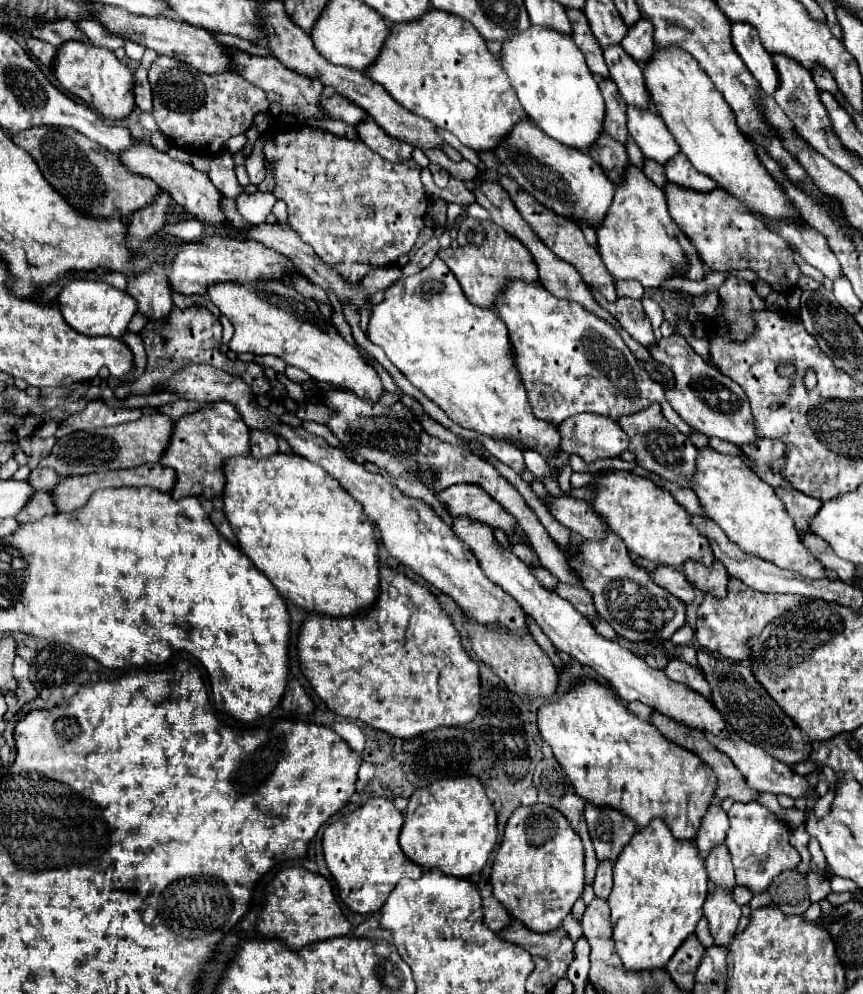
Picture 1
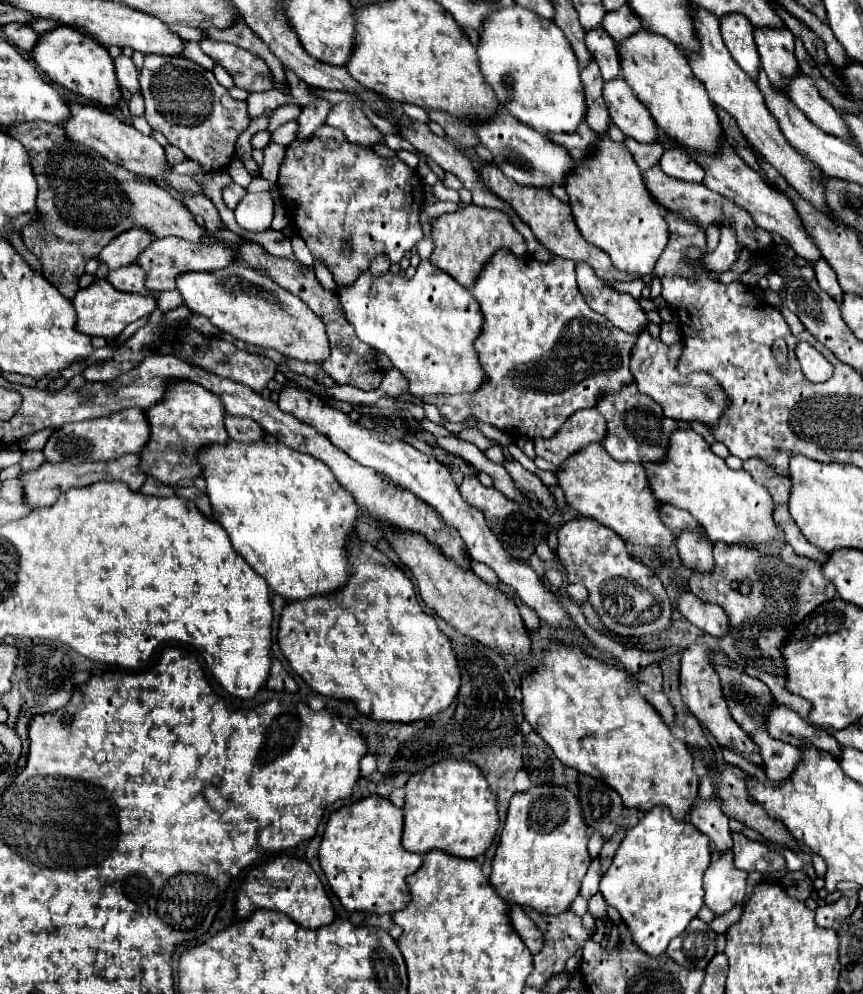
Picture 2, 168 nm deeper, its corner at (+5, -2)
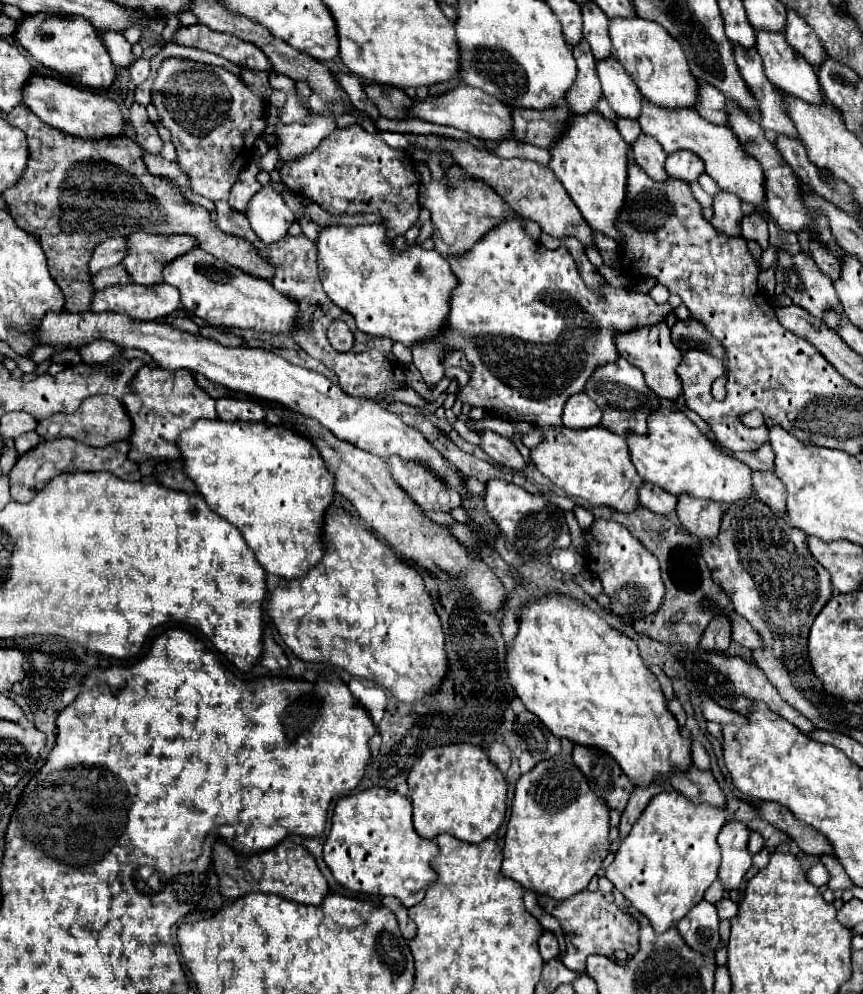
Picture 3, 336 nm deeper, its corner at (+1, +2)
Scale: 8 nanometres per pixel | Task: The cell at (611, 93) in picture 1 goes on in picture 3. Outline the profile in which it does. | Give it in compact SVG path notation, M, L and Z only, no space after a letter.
M581 40L579 46L573 48L573 56L577 60L577 80L567 92L567 102L571 104L571 110L575 114L589 114L597 110L597 102L601 98L601 84L597 78L595 64L597 60L593 58L591 46Z

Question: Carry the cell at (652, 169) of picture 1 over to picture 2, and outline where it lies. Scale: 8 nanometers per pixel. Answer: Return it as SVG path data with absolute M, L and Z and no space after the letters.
M625 138L625 146L629 148L629 152L633 154L633 158L635 158L635 162L637 162L637 166L641 168L641 170L647 170L647 168L651 168L653 164L657 164L659 162L659 158L661 158L661 154L663 154L663 148L661 148L661 144L637 144L633 138Z

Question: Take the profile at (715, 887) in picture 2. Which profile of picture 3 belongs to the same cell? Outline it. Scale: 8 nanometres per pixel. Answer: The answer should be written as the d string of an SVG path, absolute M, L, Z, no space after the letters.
M729 822L719 832L719 848L721 848L721 866L719 880L725 892L739 890L745 872L751 868L751 856L747 850L749 830L741 822Z

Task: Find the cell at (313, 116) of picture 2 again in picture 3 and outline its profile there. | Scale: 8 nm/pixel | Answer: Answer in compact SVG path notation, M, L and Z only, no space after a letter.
M269 106L265 112L265 118L267 118L267 122L271 122L277 128L277 136L281 140L279 156L285 162L293 160L295 156L315 150L335 130L333 116L319 116L315 112L309 112L309 118L305 118L305 122L279 124L277 122L277 108Z

